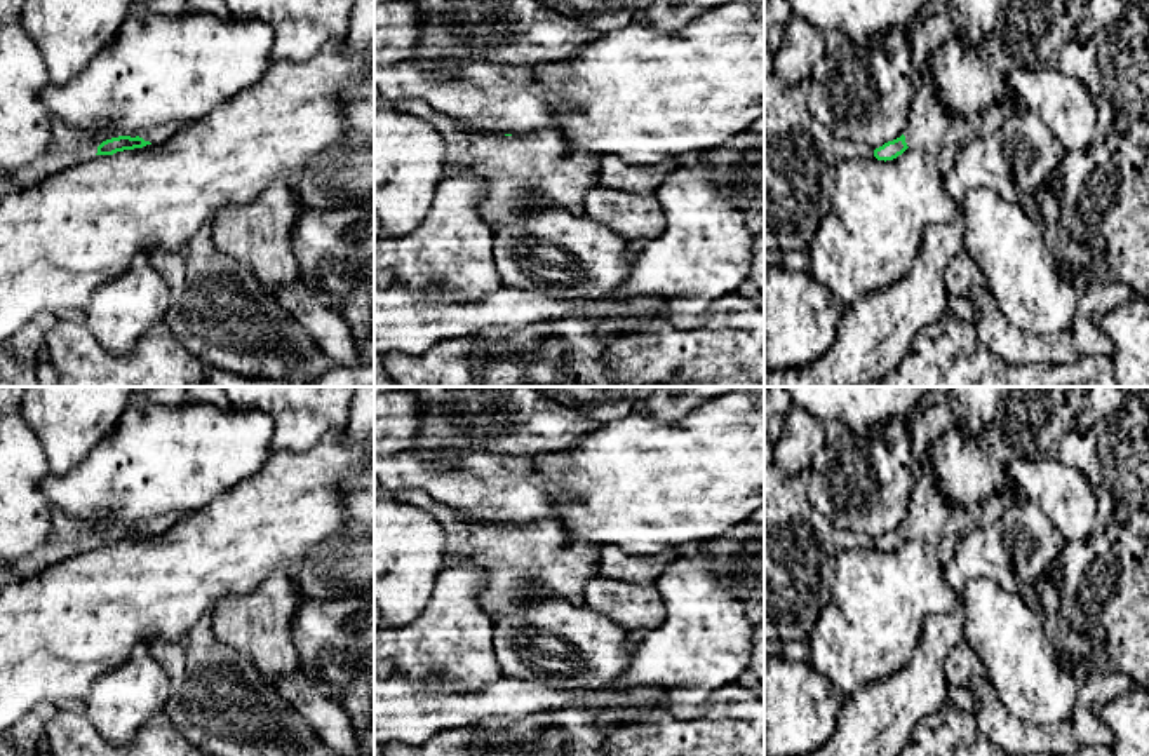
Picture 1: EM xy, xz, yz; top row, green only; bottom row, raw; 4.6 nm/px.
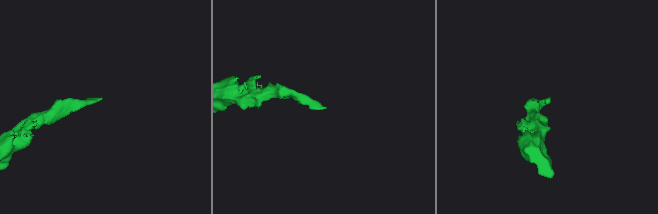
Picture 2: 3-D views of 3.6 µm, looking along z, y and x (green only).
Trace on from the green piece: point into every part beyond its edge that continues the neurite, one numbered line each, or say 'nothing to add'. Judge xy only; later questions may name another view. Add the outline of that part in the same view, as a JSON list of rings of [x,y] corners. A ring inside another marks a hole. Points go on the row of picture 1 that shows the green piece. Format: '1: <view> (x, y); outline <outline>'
1: xy (72, 143); outline [[[52,118],[52,134],[56,141],[56,152],[64,160],[85,159],[97,153],[97,146],[111,138],[125,136],[115,129],[94,131],[94,129],[75,129],[66,125],[59,118]]]

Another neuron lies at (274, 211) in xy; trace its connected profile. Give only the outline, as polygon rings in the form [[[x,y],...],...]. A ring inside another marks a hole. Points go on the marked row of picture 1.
[[[287,178],[270,183],[254,202],[225,209],[212,221],[218,251],[249,267],[266,294],[287,314],[277,289],[296,282],[299,265],[291,247],[291,228],[299,214]]]

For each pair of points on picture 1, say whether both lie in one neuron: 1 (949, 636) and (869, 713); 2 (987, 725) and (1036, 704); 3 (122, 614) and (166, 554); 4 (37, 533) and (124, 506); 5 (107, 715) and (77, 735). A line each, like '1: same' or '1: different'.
1: same
2: different
3: same
4: different
5: different

